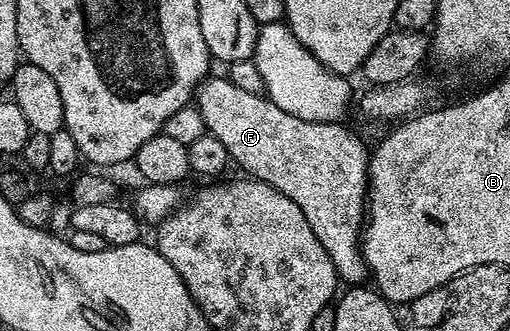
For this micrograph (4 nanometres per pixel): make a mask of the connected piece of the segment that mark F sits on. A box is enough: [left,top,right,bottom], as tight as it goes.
[196,76,370,287]

